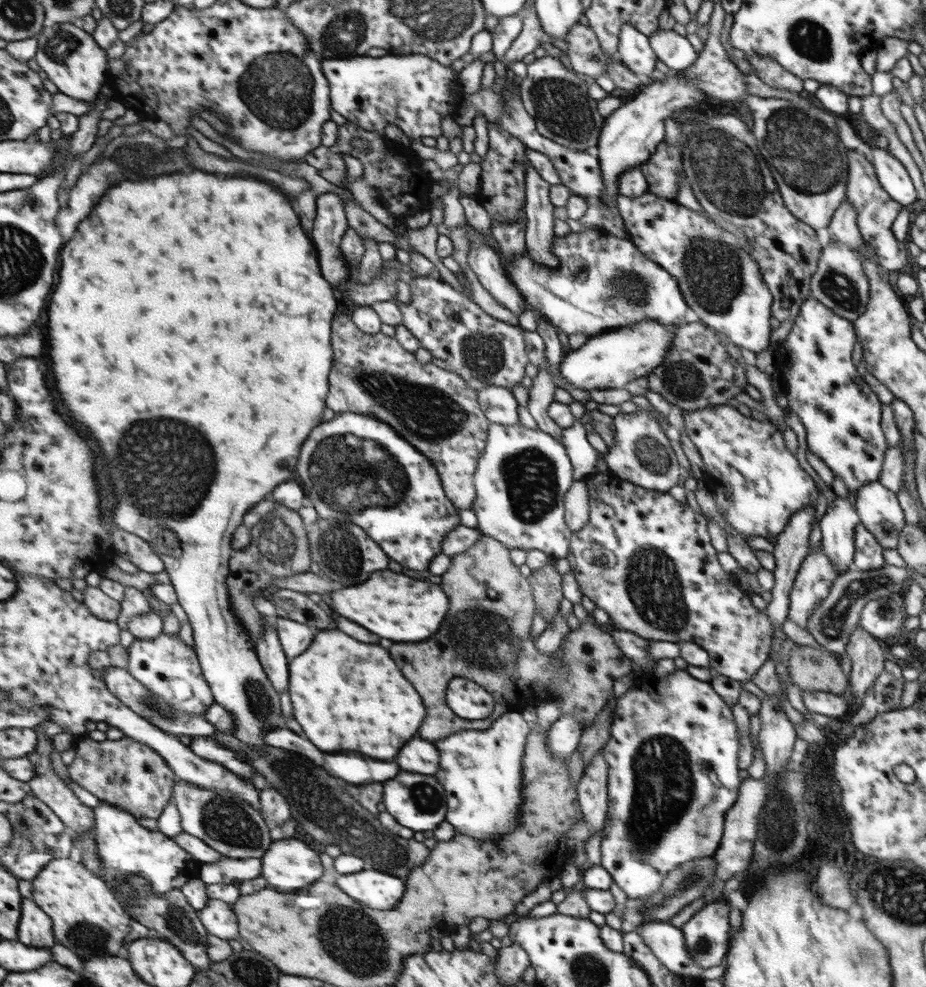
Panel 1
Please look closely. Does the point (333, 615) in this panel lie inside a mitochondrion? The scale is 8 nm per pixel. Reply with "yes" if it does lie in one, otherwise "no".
no

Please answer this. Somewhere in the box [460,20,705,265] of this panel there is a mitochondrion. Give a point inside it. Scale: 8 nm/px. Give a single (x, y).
(562, 109)

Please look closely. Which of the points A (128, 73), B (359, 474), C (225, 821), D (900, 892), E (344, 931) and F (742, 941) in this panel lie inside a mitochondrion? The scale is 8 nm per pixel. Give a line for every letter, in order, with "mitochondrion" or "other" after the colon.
A: other
B: mitochondrion
C: mitochondrion
D: mitochondrion
E: mitochondrion
F: other

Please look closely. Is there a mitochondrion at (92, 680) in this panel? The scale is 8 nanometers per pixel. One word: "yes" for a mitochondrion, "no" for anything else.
no

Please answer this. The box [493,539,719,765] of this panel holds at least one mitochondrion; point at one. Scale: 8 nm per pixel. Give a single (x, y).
(653, 582)

